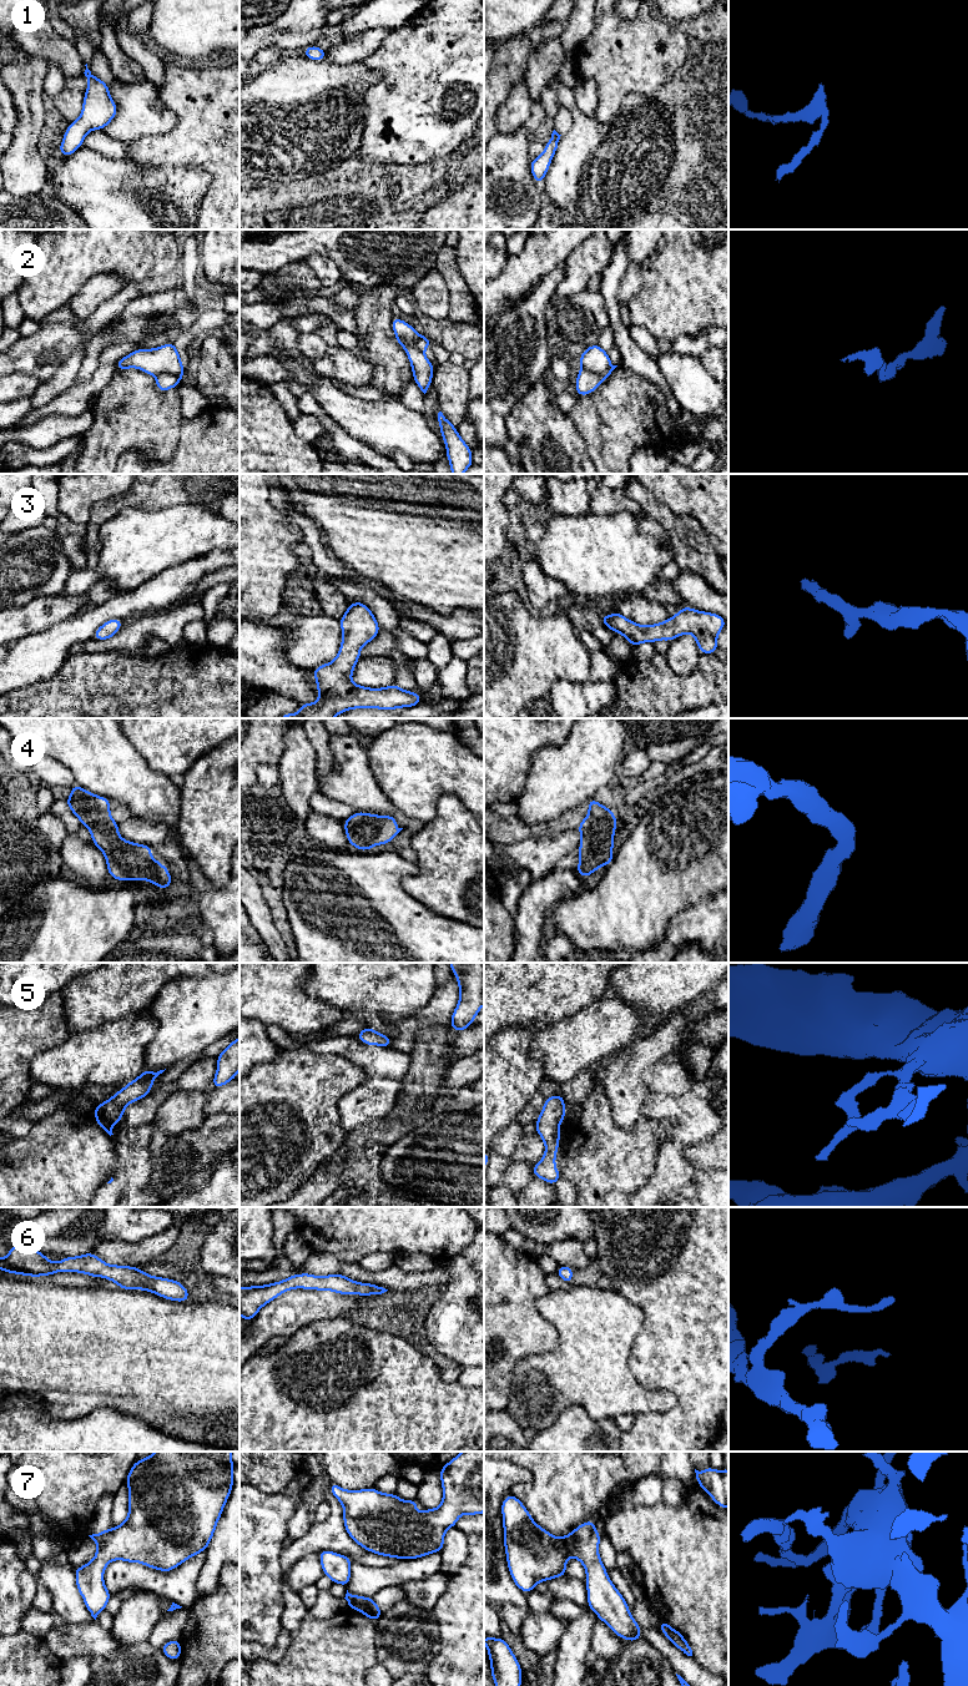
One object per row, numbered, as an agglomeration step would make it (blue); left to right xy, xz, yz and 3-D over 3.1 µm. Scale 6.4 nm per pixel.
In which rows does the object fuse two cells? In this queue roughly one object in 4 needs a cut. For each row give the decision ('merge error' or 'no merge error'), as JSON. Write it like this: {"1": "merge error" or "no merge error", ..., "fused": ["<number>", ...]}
{"1": "no merge error", "2": "merge error", "3": "no merge error", "4": "no merge error", "5": "no merge error", "6": "no merge error", "7": "no merge error", "fused": ["2"]}

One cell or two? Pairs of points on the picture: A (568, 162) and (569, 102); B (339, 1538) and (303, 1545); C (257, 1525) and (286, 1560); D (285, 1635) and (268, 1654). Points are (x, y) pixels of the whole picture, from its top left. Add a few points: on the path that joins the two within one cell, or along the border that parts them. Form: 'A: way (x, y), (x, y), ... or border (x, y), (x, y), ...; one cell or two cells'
A: way (578, 147), (578, 117); one cell
B: way (331, 1538), (318, 1538), (312, 1541); one cell
C: border (283, 1550), (281, 1555), (282, 1570); two cells
D: way (283, 1640), (273, 1652); one cell

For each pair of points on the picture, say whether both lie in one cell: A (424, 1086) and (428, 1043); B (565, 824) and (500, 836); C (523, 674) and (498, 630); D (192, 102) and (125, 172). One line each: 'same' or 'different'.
A: same
B: same
C: same
D: different

